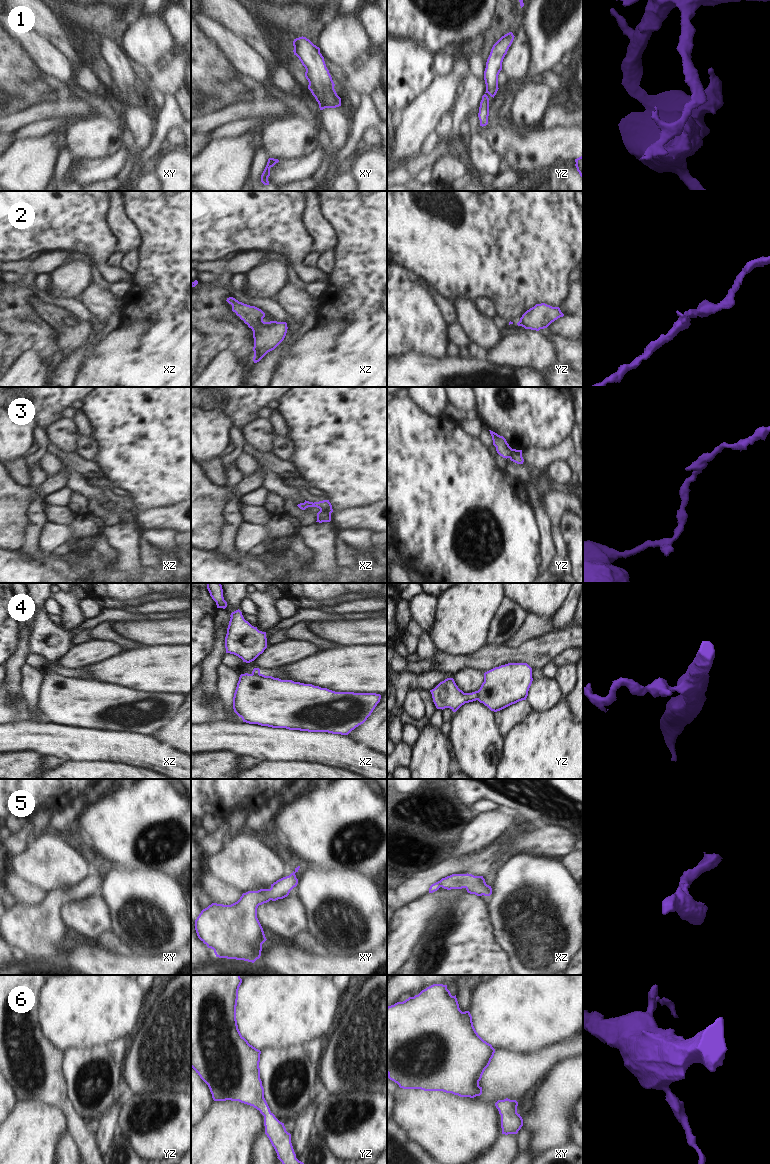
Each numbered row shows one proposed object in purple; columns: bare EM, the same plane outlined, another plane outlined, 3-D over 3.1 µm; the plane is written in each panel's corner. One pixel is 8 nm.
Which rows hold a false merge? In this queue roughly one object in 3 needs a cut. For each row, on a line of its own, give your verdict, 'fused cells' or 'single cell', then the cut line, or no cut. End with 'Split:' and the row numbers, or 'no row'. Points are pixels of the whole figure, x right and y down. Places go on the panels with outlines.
1: single cell; no cut
2: single cell; no cut
3: fused cells; cut in xz along (320, 509), (330, 513)
4: fused cells; cut in yz along (478, 691), (476, 699)
5: single cell; no cut
6: single cell; no cut
Split: 3, 4

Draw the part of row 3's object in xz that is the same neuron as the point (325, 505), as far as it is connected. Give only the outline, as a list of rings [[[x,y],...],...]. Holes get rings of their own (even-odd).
[[[305,500],[304,503],[300,503],[297,506],[302,510],[305,510],[308,507],[317,507],[320,510],[325,510],[330,513],[333,512],[332,505],[329,502],[329,500],[323,500],[323,501],[314,502],[314,503]]]

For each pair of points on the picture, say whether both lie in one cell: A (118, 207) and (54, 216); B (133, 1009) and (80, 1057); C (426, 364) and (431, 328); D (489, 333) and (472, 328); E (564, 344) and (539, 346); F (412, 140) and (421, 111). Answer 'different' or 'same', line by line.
A: different
B: different
C: different
D: same
E: different
F: same

